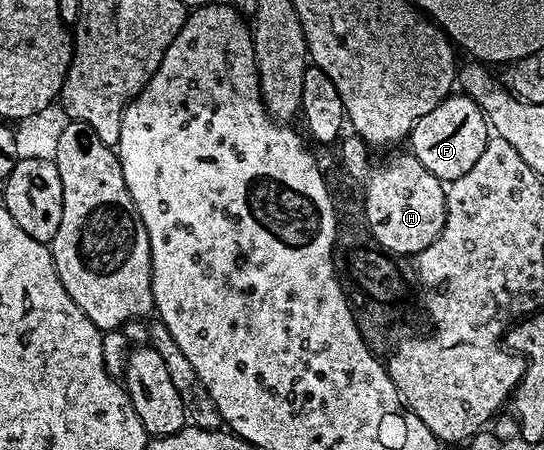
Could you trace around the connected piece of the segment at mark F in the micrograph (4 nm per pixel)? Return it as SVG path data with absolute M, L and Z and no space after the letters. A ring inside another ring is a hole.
M453 92L443 98L433 112L425 112L425 116L415 121L409 135L409 150L418 162L433 172L433 176L450 184L477 164L490 137L490 123L480 106L468 94Z

